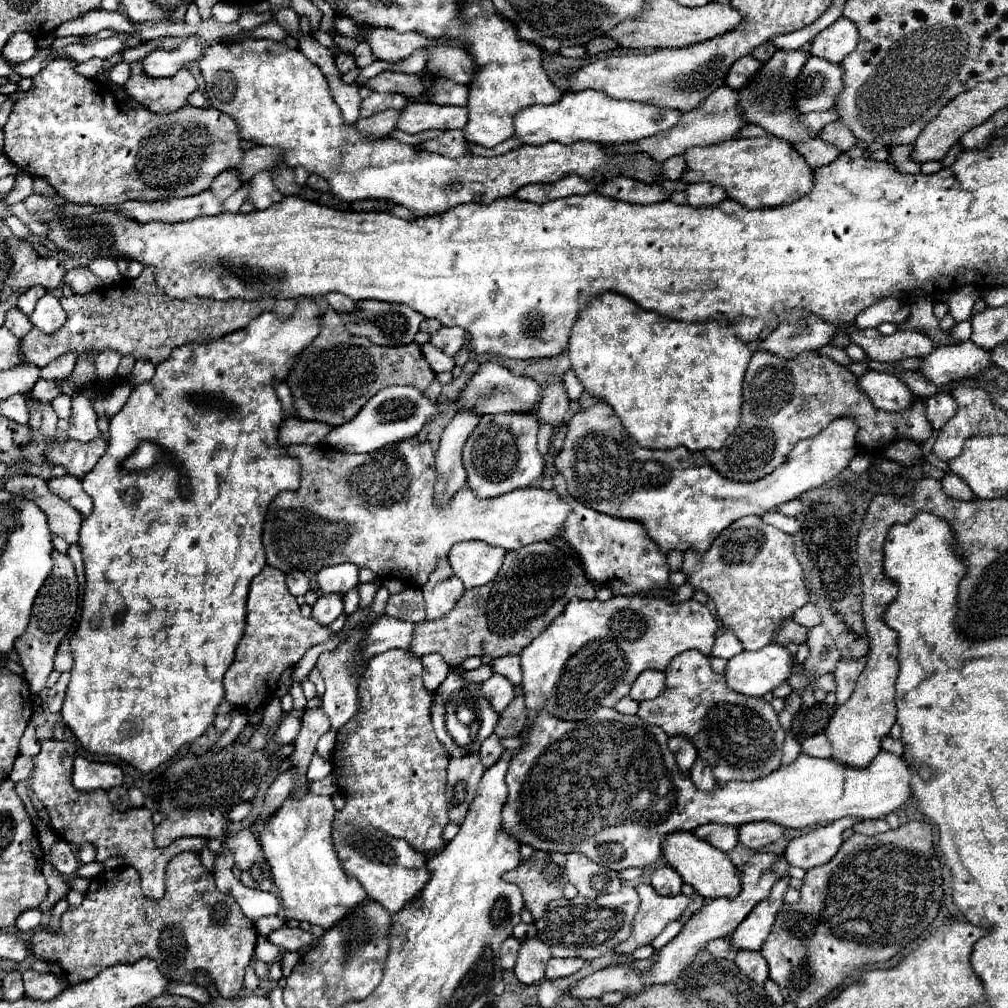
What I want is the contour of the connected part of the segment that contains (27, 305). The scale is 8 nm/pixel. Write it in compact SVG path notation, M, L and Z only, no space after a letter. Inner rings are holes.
M33 286L33 288L29 288L25 294L19 296L19 304L17 304L17 308L19 308L23 314L31 316L31 312L33 312L37 300L39 300L45 292L47 292L47 290L45 290L43 286Z

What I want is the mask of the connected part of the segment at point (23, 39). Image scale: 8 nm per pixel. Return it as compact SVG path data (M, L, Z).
M17 32L7 46L3 48L3 56L11 62L11 64L21 64L27 62L29 58L33 58L37 54L37 42L29 32Z

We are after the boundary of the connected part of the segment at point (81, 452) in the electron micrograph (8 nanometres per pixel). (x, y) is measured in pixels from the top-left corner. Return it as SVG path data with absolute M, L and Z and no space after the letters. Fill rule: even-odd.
M97 438L93 442L69 442L69 440L57 440L55 444L49 446L47 458L53 466L65 466L67 472L75 478L83 478L95 464L97 460L105 454L107 442L103 438Z

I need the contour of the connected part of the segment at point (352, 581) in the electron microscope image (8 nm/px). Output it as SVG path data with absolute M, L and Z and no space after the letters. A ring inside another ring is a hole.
M337 564L317 572L315 580L323 594L333 594L333 592L347 594L351 588L359 584L357 574L359 574L359 568L355 568L353 564Z

